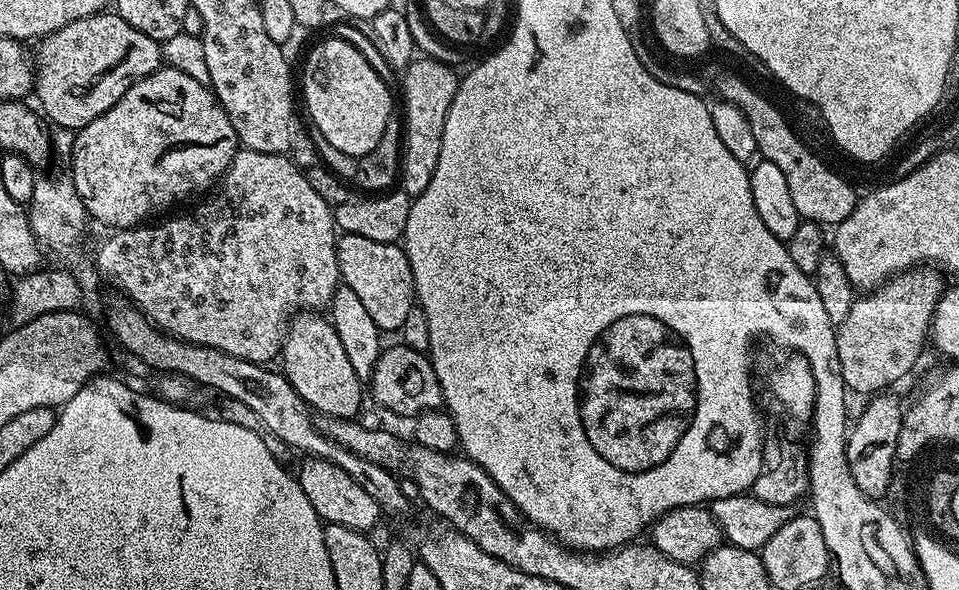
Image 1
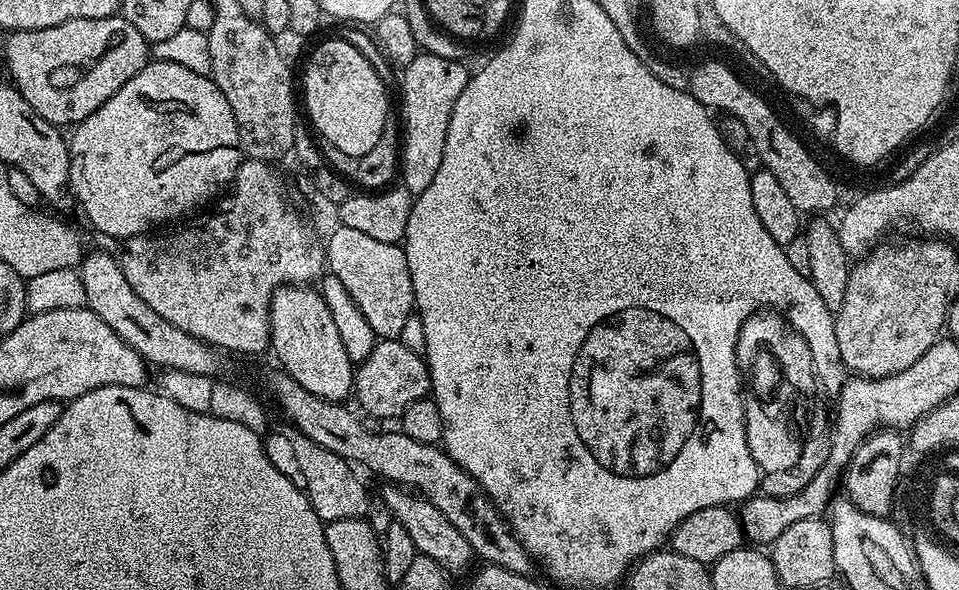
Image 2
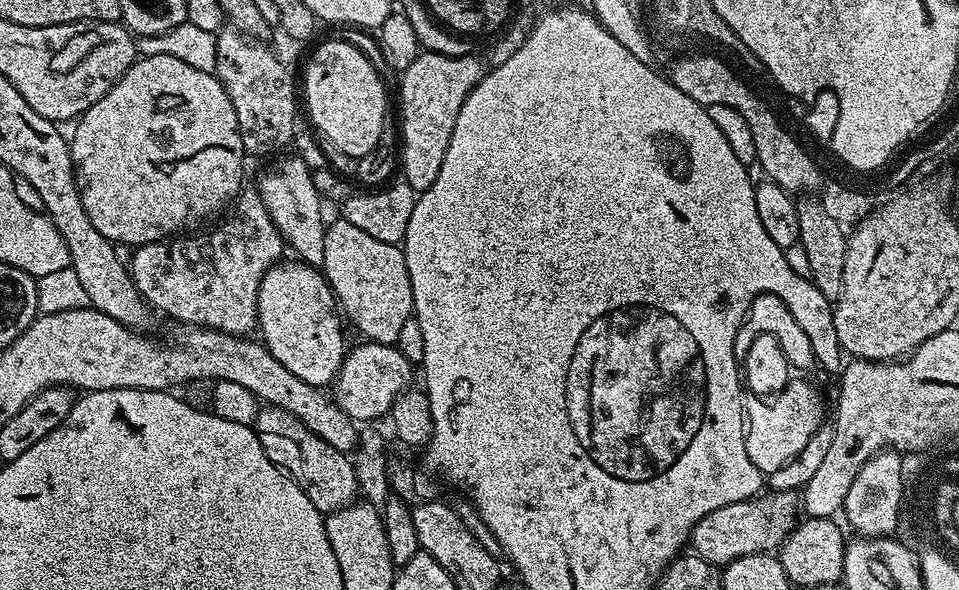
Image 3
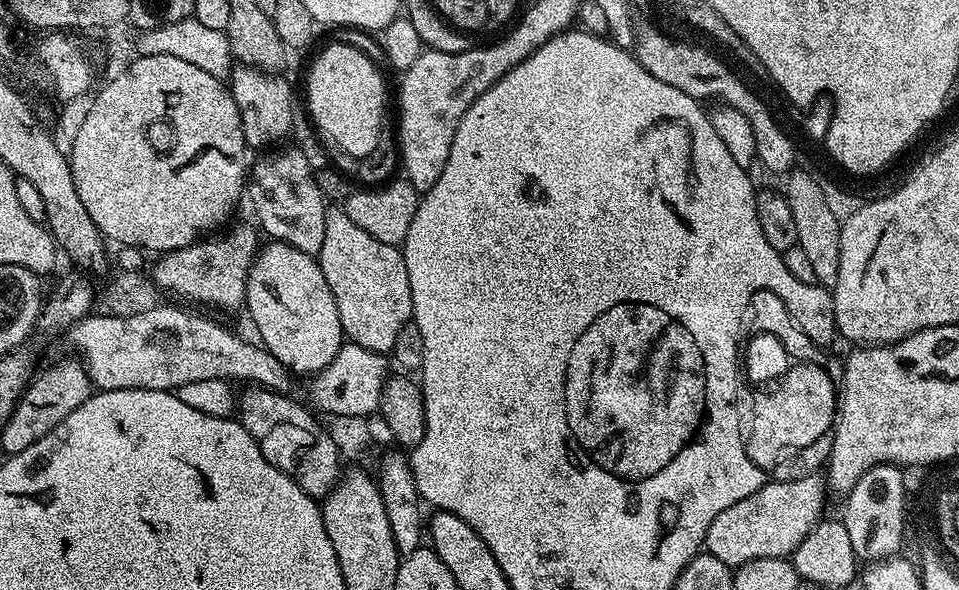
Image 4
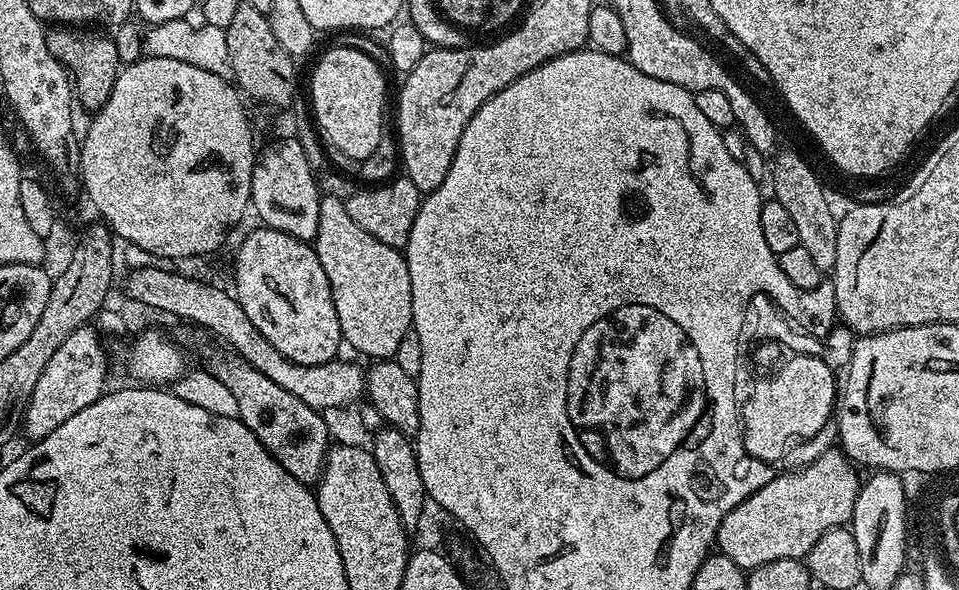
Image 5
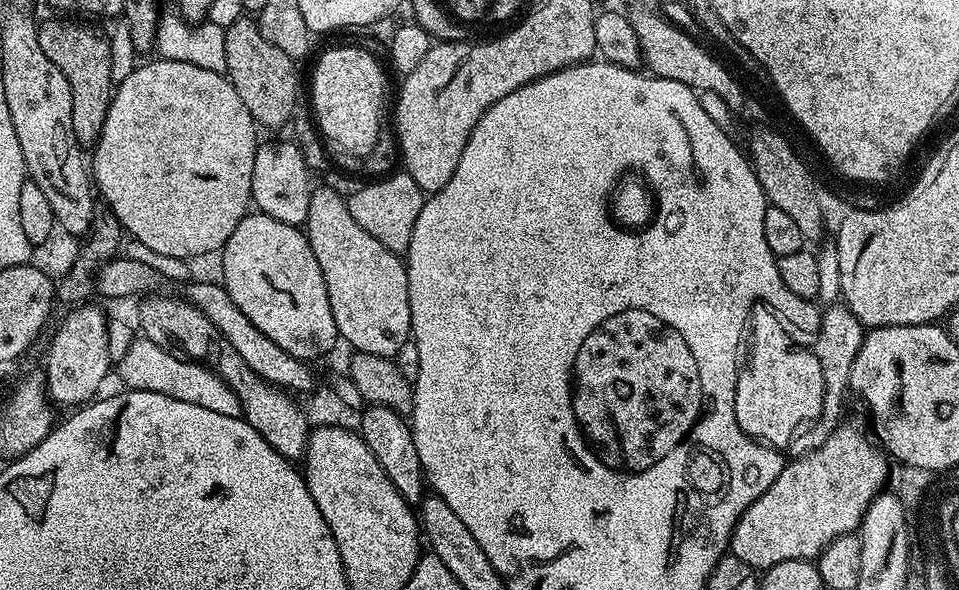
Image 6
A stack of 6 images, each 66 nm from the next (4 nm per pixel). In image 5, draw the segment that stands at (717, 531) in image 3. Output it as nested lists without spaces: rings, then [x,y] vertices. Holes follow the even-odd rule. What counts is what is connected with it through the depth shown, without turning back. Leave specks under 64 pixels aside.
[[[833,450],[822,454],[818,462],[810,462],[810,466],[802,470],[773,475],[762,490],[743,500],[733,512],[722,518],[715,542],[719,555],[730,558],[745,570],[766,562],[803,561],[826,530],[851,521],[862,483],[862,476],[855,471],[859,472],[843,451]]]

